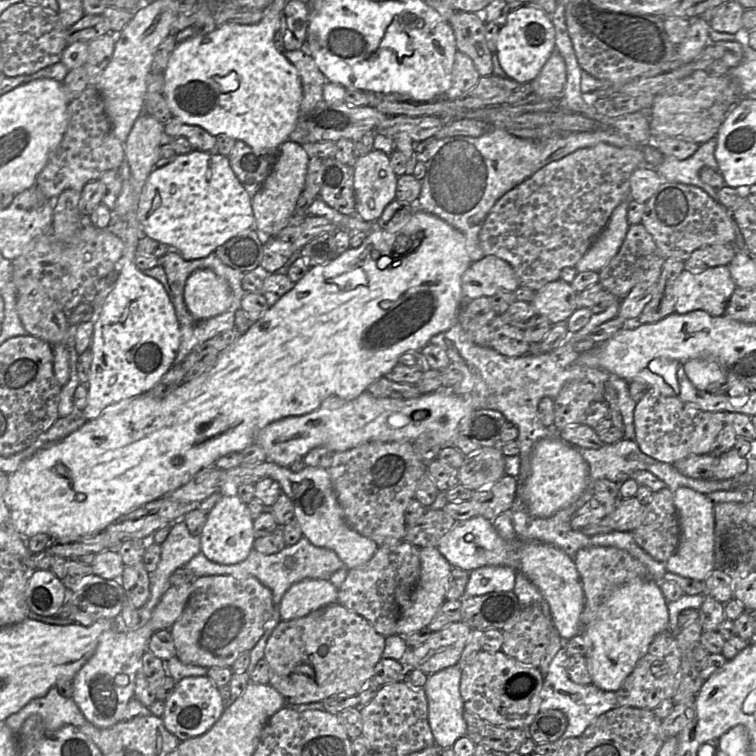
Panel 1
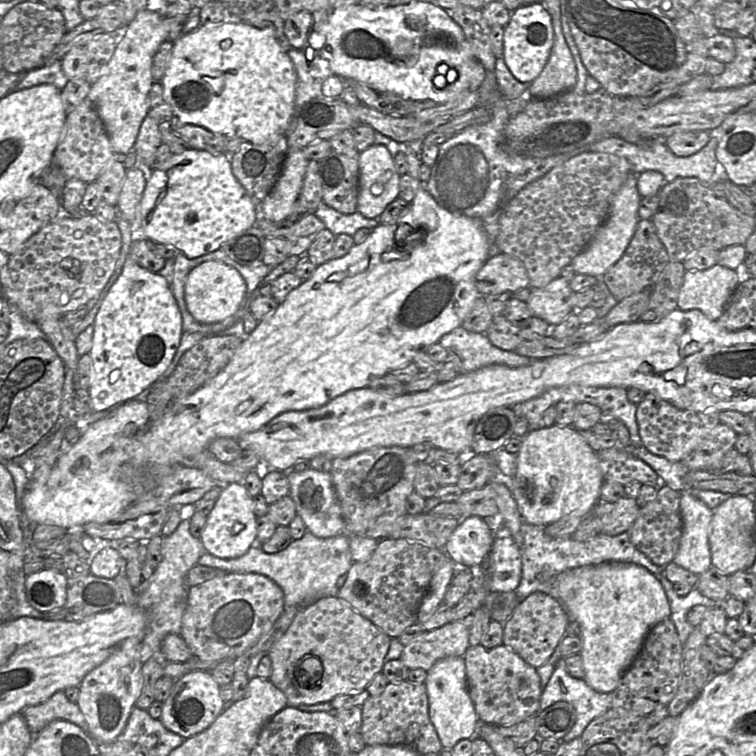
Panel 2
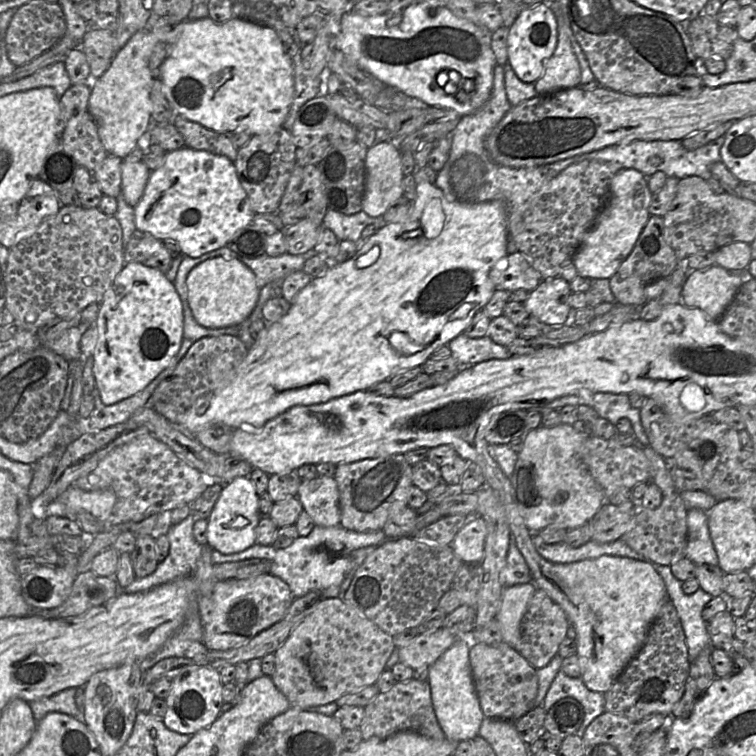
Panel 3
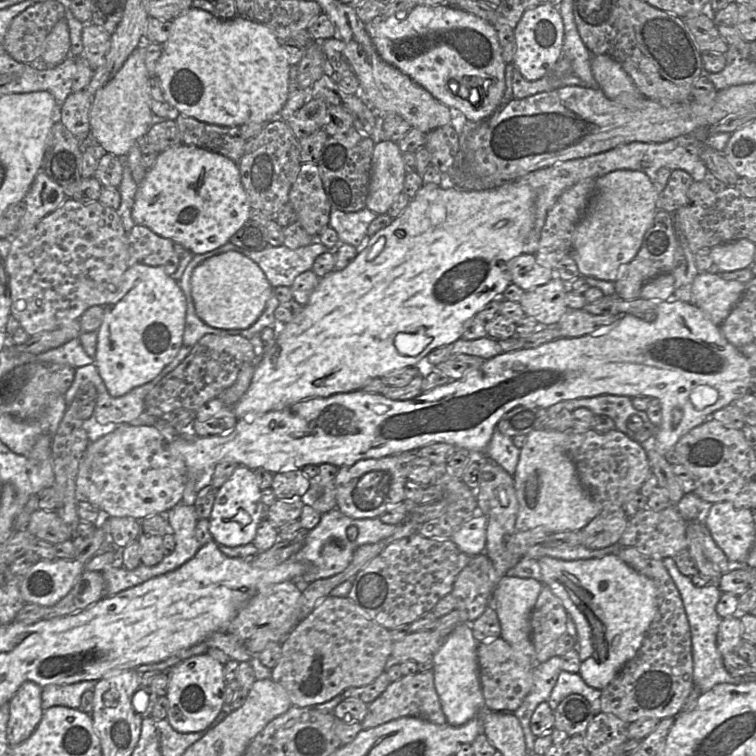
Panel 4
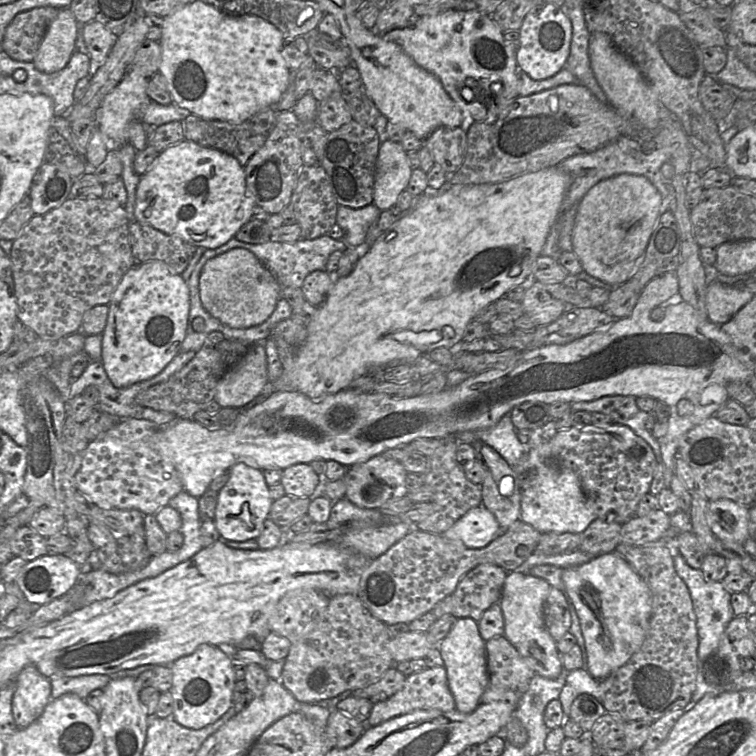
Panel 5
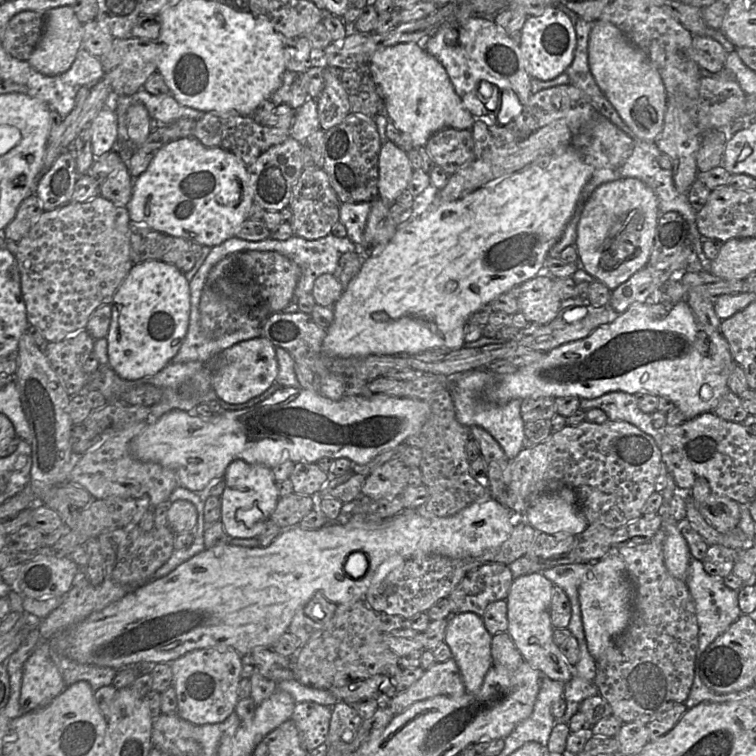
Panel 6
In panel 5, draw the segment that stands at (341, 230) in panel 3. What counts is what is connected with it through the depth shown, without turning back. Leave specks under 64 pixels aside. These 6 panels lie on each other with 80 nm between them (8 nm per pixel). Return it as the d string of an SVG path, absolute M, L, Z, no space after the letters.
M374 204L359 209L338 207L336 225L342 228L343 240L349 247L356 248L365 242L370 226L377 220L380 213L381 211Z

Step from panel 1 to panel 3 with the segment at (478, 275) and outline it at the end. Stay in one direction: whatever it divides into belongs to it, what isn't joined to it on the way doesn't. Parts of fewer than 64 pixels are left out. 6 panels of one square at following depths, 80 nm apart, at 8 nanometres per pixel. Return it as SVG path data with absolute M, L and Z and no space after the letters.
M522 252L508 253L490 270L489 277L496 289L512 291L535 289L543 280L533 267L532 259Z

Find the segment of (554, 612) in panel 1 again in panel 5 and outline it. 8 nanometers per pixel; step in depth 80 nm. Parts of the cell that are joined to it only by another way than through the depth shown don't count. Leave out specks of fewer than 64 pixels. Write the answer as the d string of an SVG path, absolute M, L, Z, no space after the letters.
M479 505L470 509L442 536L461 542L466 548L480 549L501 533L495 516L487 508Z

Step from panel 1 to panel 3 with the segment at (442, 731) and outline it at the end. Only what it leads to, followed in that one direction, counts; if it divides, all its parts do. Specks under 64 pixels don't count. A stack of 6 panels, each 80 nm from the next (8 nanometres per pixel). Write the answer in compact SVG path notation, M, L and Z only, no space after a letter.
M467 637L457 640L430 666L427 679L438 723L445 739L453 742L475 738L485 717L473 683L469 659L470 648L471 641Z

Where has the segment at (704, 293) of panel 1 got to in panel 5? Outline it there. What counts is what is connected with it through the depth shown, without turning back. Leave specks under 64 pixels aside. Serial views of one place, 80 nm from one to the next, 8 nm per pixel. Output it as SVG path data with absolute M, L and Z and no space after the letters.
M709 282L706 289L707 318L716 325L728 322L753 297L750 290Z

